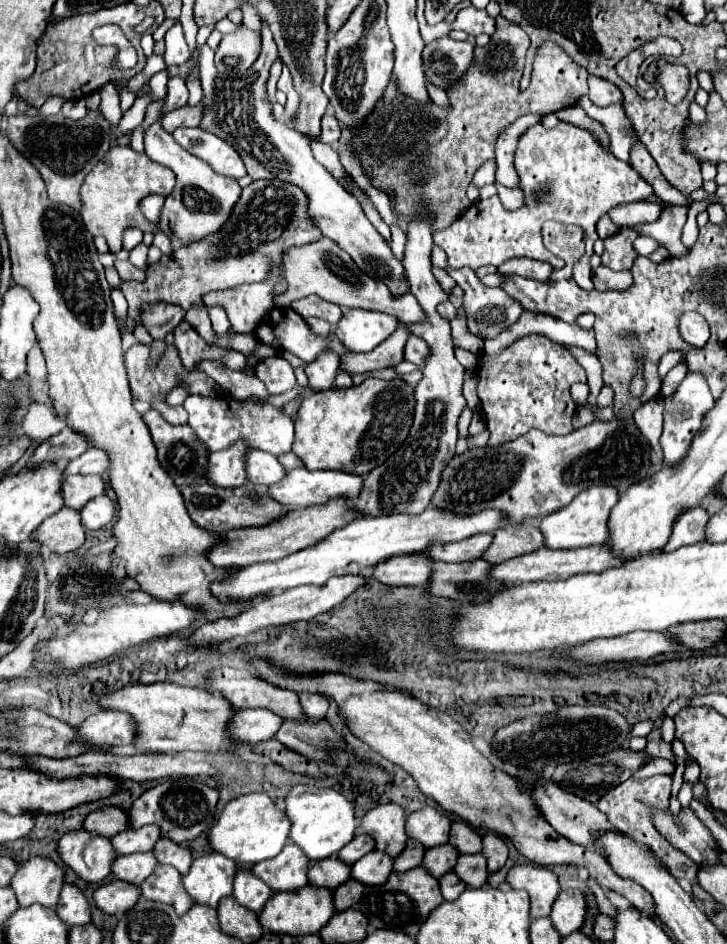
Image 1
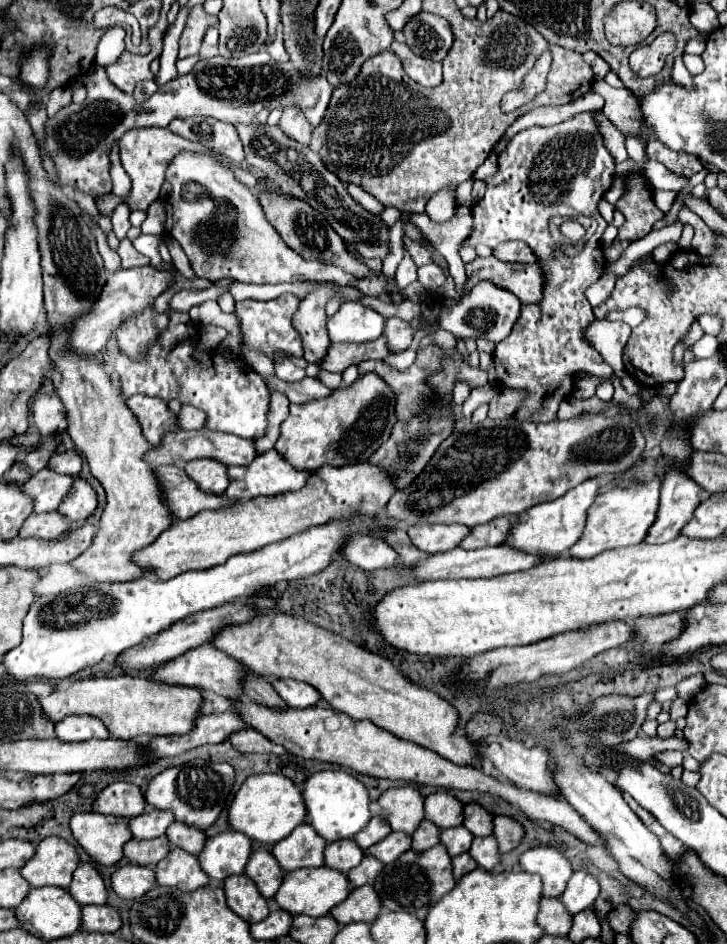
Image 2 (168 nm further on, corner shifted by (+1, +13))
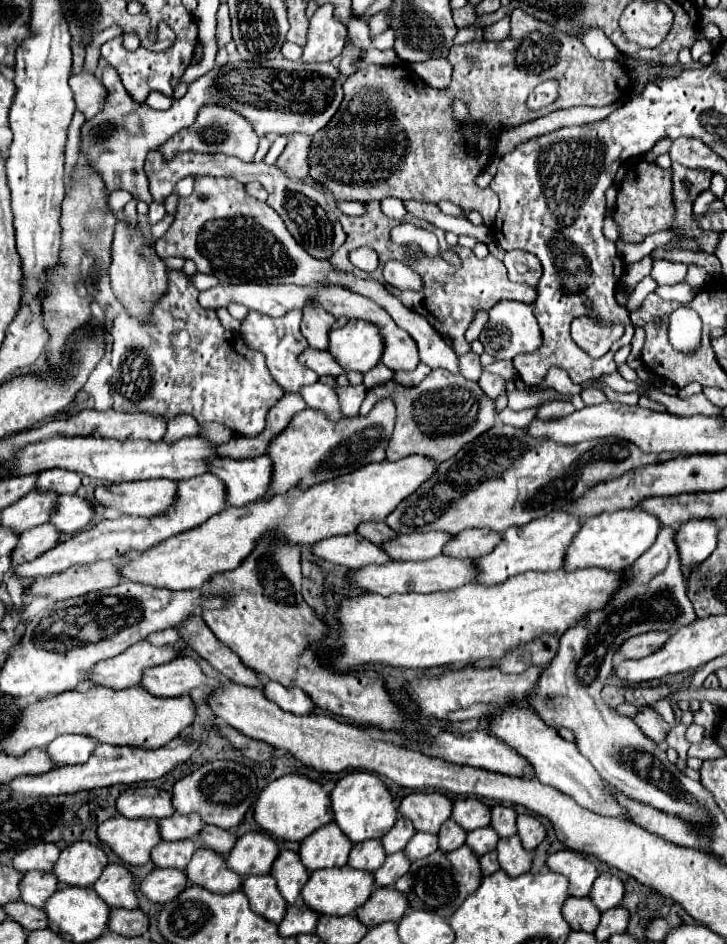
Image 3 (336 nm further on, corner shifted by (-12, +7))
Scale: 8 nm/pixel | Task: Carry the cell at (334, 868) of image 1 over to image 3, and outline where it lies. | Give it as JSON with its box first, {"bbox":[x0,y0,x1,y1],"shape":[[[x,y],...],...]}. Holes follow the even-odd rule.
{"bbox":[349,842,385,872],"shape":[[[359,842],[359,846],[353,846],[349,854],[349,868],[375,872],[385,862],[385,850],[381,842]]]}

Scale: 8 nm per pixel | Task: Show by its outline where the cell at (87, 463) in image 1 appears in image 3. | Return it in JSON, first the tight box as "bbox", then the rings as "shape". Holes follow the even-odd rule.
{"bbox":[37,468,81,494],"shape":[[[51,468],[43,470],[37,482],[39,490],[55,490],[57,494],[75,494],[81,490],[81,476],[71,470]]]}

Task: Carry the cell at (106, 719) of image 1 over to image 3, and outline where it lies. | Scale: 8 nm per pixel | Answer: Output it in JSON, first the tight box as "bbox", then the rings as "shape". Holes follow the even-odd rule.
{"bbox":[47,734,97,768],"shape":[[[63,734],[47,746],[49,756],[53,758],[55,768],[65,764],[83,764],[89,760],[97,742],[83,734]]]}

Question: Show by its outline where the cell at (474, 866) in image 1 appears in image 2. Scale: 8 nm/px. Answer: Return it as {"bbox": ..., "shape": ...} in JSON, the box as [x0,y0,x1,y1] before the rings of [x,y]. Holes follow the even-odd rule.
{"bbox":[470,836,500,870],"shape":[[[494,836],[474,838],[472,848],[470,848],[470,856],[478,862],[478,866],[482,866],[486,870],[494,870],[500,864],[498,842],[494,840]]]}

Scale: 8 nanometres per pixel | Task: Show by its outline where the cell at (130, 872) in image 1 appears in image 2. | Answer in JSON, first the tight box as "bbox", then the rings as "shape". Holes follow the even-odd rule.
{"bbox":[124,836,170,868],"shape":[[[166,836],[152,838],[152,840],[136,840],[136,838],[132,838],[124,846],[124,856],[132,864],[150,866],[150,868],[154,868],[162,858],[166,858],[168,852],[170,852],[170,842],[168,842]]]}

